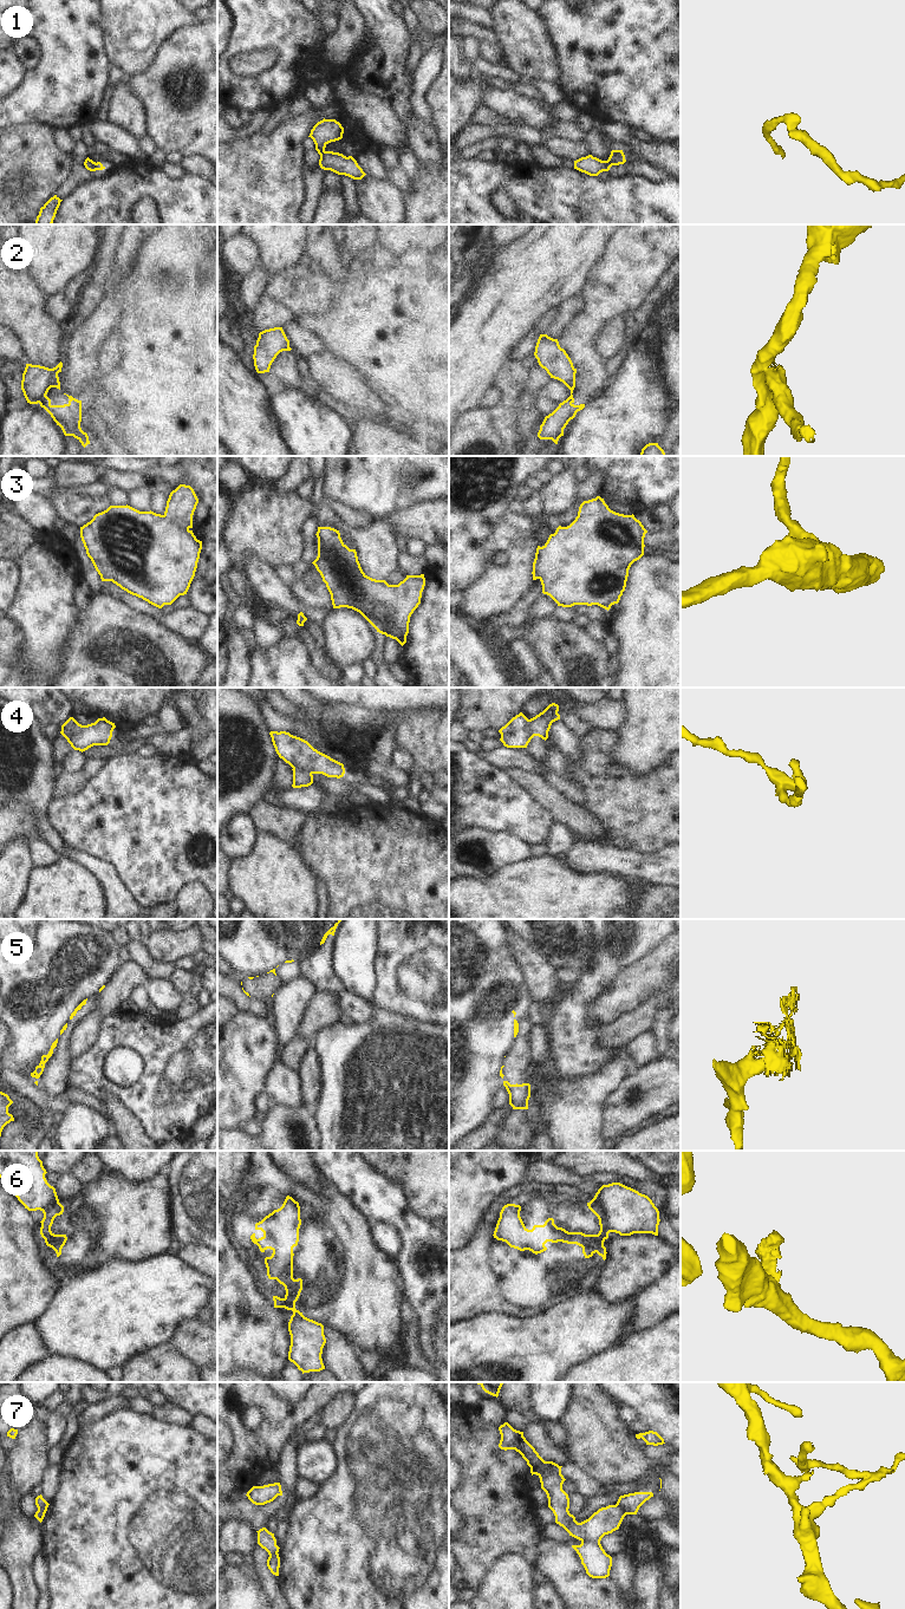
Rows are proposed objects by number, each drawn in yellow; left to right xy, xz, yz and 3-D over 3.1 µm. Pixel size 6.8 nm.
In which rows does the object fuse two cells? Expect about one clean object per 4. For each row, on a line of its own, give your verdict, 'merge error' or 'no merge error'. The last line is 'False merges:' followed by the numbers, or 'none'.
1: merge error
2: merge error
3: no merge error
4: merge error
5: merge error
6: merge error
7: merge error
False merges: 1, 2, 4, 5, 6, 7

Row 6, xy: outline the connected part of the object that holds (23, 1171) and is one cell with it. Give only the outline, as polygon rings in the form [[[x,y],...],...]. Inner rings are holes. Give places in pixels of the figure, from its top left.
[[[0,1151],[0,1178],[25,1209],[44,1213],[40,1235],[44,1239],[52,1239],[56,1235],[51,1226],[54,1218],[63,1214],[64,1206],[56,1188],[47,1183],[46,1173],[38,1151]]]

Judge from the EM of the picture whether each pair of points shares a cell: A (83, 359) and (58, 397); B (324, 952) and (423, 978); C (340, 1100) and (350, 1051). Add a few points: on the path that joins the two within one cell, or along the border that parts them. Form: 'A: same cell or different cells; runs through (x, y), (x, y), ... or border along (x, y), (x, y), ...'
A: different cells; border along (59, 390), (63, 393)
B: same cell; runs through (331, 983), (355, 1007), (375, 1007), (392, 992)
C: same cell; runs through (345, 1088), (345, 1074), (350, 1068), (350, 1063)

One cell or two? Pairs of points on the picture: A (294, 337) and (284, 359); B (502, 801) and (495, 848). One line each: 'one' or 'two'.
A: two
B: two

